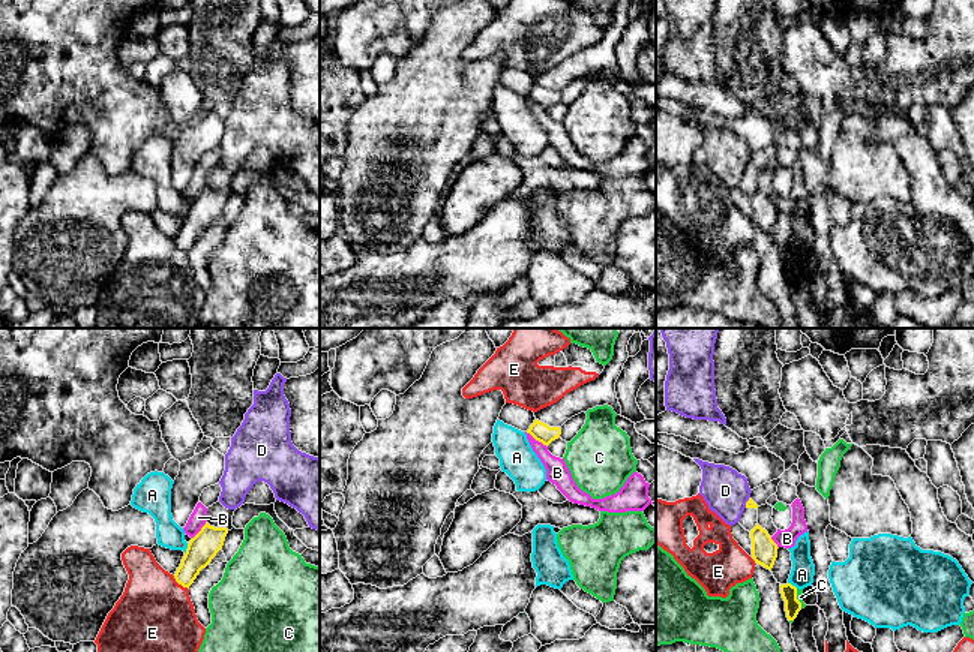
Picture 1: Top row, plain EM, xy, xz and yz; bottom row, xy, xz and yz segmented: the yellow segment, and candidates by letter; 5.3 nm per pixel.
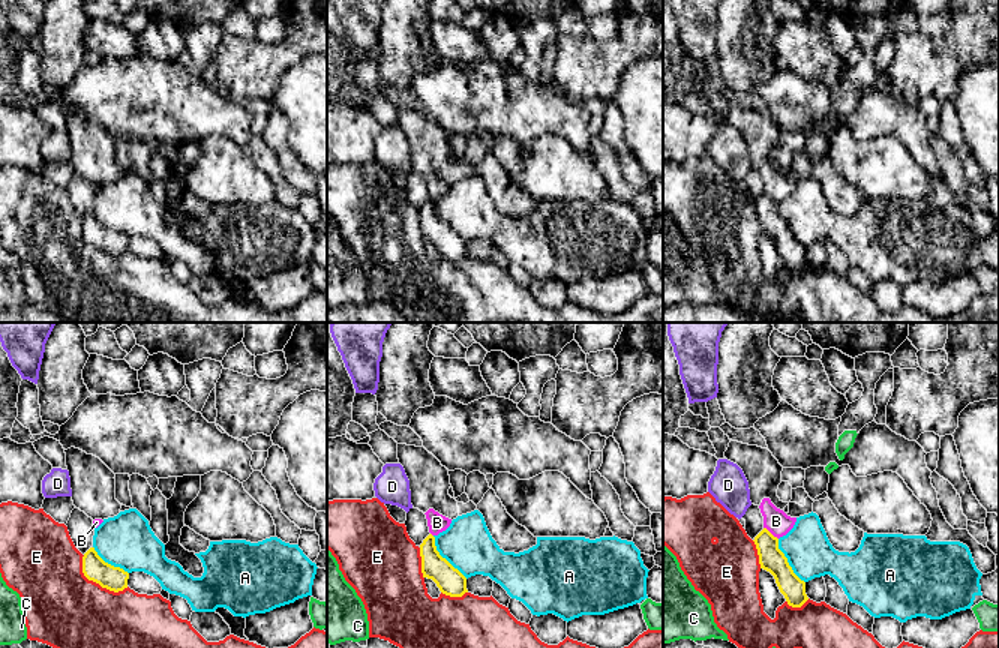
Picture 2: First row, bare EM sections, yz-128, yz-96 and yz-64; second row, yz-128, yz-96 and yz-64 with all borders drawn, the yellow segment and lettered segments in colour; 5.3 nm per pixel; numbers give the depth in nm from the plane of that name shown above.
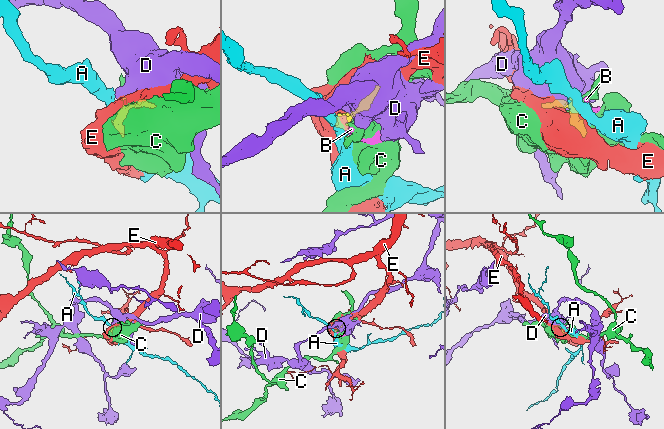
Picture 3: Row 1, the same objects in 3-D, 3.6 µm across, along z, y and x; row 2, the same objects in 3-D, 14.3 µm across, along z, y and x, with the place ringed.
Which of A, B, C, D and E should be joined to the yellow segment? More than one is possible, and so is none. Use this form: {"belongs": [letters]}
{"belongs": []}

